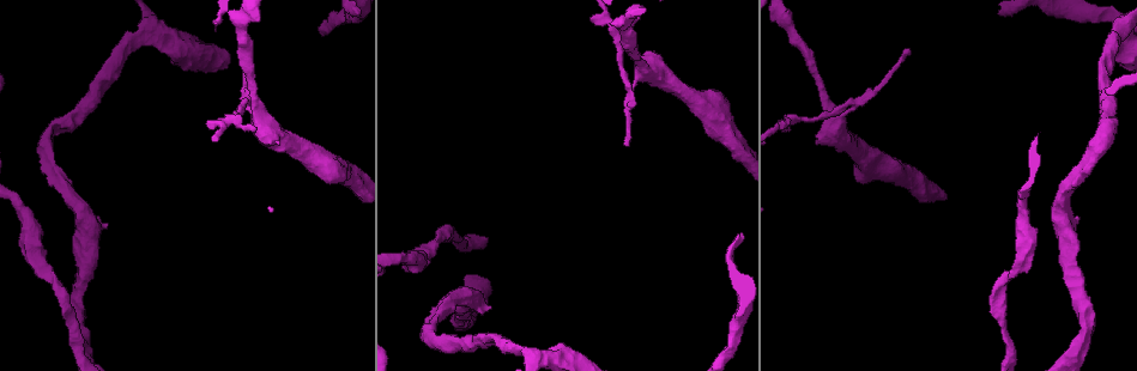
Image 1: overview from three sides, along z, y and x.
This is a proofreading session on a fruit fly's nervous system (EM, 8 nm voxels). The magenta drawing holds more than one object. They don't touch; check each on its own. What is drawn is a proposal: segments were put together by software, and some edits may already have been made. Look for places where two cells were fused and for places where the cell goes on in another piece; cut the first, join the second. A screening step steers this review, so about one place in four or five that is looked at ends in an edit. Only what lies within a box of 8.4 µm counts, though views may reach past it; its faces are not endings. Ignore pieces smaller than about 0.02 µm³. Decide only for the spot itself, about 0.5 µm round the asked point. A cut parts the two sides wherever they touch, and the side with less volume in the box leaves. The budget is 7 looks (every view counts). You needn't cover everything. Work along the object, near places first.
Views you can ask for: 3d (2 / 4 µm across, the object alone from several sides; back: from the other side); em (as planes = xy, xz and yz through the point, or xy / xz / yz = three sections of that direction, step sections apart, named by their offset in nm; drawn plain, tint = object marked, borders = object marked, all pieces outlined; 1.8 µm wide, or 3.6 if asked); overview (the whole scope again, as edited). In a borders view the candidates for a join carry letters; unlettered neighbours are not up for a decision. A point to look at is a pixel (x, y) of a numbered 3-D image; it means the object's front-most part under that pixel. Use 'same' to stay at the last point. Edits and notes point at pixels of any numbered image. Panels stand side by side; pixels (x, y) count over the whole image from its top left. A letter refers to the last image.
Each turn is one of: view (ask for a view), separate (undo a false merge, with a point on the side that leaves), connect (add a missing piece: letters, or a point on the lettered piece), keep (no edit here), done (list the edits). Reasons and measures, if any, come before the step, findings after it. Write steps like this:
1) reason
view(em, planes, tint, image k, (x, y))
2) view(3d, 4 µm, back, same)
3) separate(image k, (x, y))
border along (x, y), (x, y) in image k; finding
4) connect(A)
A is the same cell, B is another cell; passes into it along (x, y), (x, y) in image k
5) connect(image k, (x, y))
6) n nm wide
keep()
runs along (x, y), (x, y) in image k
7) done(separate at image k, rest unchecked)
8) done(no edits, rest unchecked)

thick turns thin
view(em, planes, borders, image 1, (55, 280))

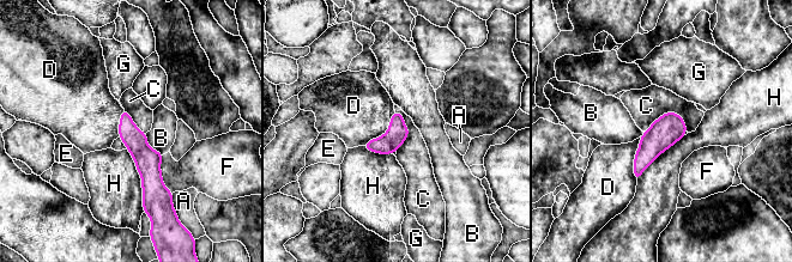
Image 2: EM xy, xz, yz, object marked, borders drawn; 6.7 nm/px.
keep()
A, B, C, D, E, F, G and H are other cells; runs along (125, 114), (147, 160), (146, 199) in image 2; one cell here

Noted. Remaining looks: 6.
a narrow waist
view(em, xy, step 4, borders, image 1, (430, 340))

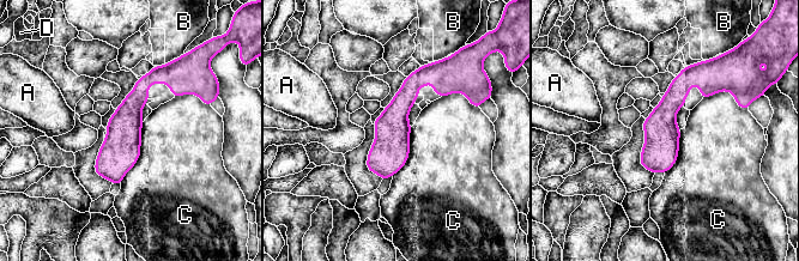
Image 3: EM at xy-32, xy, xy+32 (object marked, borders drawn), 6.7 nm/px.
240 nm wide; C touches over 460 nm
keep()
A, B, C and D are other cells; all the same cell

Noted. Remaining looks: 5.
view(em, 3.6 µm, xy, step 8, tint, image 1, (1123, 27))

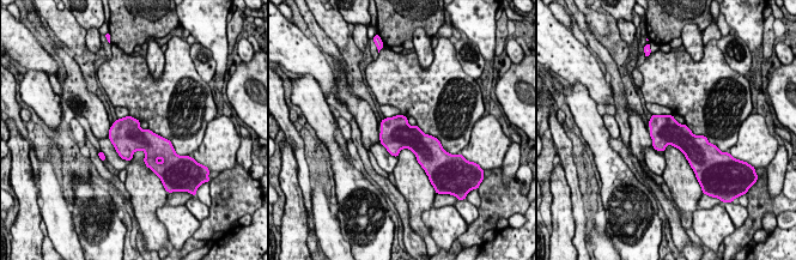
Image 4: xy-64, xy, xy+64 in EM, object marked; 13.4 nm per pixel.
view(em, 3.6 µm, planes, tint, same)

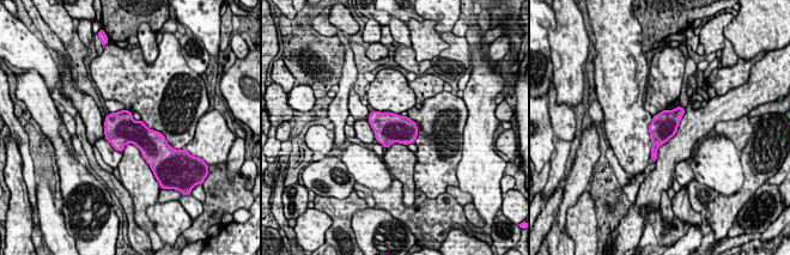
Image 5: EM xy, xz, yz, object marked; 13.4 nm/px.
what lies round it
view(em, 3.6 µm, planes, borders, same)

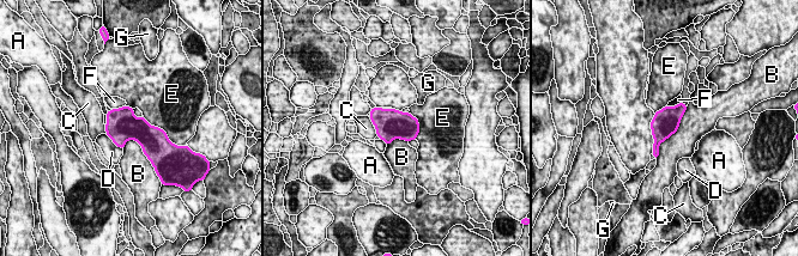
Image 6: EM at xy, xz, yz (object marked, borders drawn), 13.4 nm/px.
keep()
A, B, C, D, E, F and G are other cells; all the same cell

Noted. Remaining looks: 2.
done(no edits, rest unchecked)

